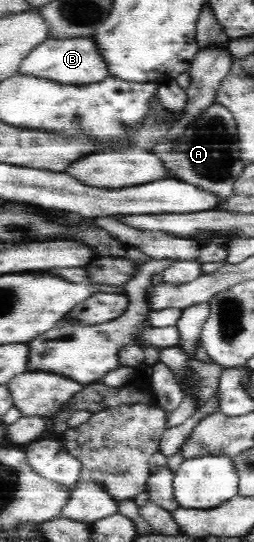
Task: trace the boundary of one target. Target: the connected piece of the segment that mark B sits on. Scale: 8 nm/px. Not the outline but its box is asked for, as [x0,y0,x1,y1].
[18,37,109,85]

